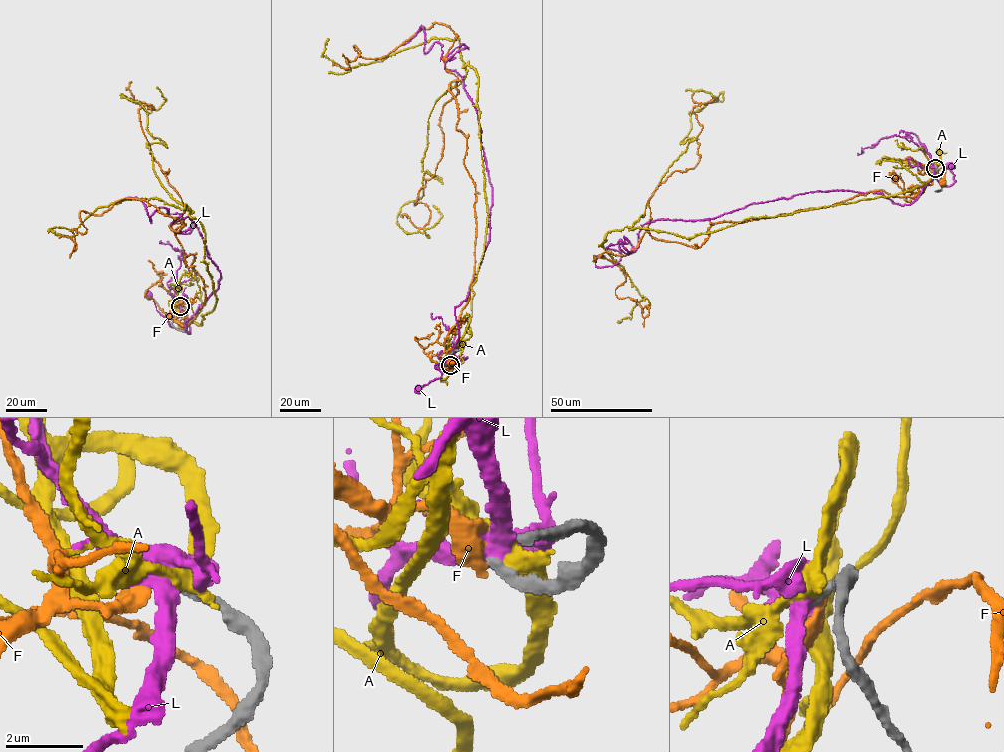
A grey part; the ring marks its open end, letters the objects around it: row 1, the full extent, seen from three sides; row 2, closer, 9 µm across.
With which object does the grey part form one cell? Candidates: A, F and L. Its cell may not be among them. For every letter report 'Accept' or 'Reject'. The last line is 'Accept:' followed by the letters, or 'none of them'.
A: Reject
F: Reject
L: Reject
Accept: none of them

